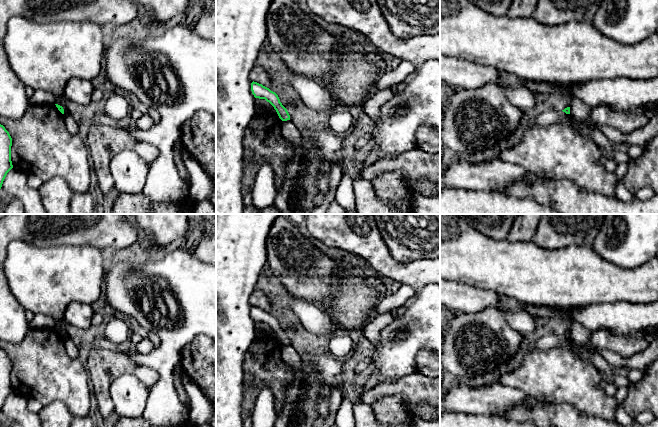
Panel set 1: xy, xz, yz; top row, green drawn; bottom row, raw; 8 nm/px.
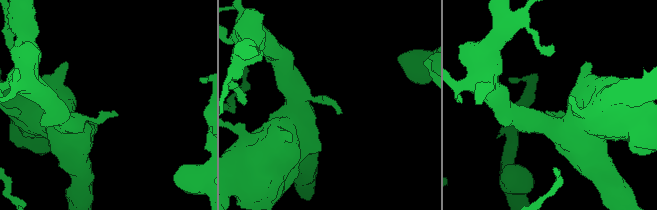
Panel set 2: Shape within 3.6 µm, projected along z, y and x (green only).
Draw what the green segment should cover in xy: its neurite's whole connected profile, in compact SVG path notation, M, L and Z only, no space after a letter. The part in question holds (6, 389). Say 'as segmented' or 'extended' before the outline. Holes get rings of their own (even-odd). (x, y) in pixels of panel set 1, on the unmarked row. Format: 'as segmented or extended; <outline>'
as segmented; M0 348L0 413L7 397L13 392L11 385L12 362Z

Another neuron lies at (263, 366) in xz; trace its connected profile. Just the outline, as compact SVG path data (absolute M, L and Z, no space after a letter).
M274 334L255 336L248 348L243 361L243 420L251 415L256 398L264 387L273 393L276 412L282 408L285 391L297 378L292 367L282 359L282 347Z

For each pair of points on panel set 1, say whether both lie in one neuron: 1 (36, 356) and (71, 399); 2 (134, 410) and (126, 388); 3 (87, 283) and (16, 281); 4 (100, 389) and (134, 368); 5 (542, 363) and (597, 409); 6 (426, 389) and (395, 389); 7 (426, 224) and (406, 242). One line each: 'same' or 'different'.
1: same
2: same
3: same
4: same
5: same
6: same
7: same

